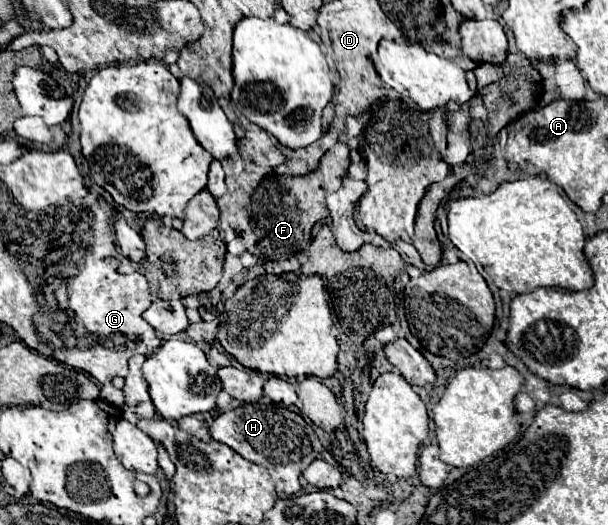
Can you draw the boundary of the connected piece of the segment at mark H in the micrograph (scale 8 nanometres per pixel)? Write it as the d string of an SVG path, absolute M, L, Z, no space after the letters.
M245 403L229 413L219 415L209 427L211 439L229 445L243 459L265 467L279 495L295 495L301 489L301 471L309 467L323 451L313 427L297 413L277 407L275 403Z

